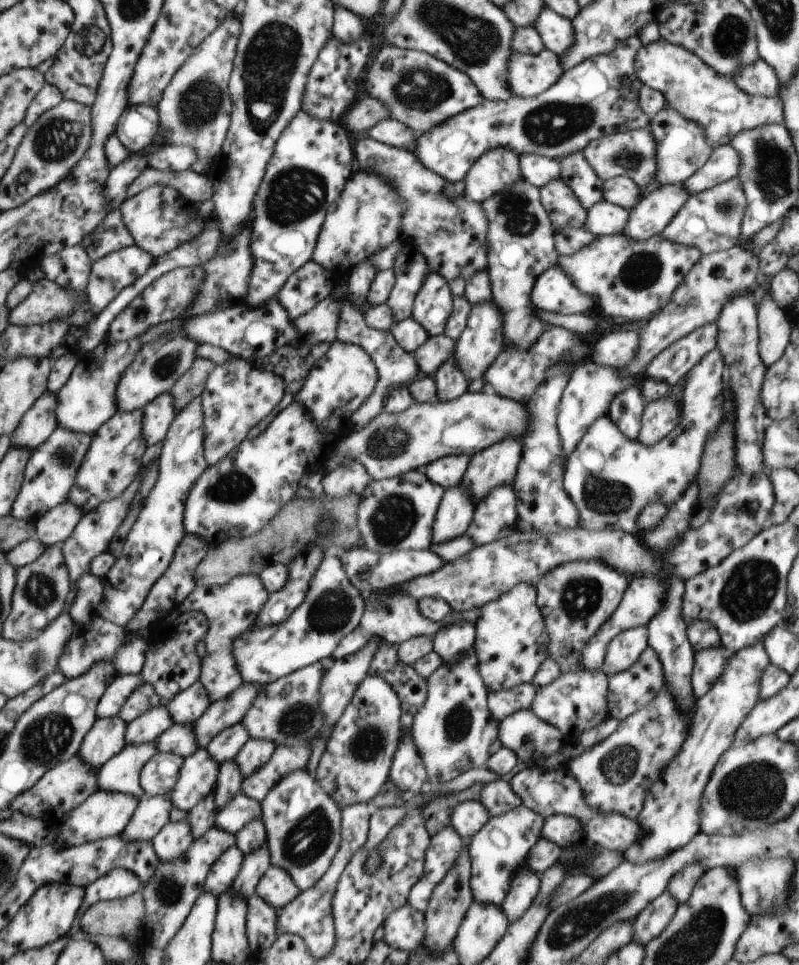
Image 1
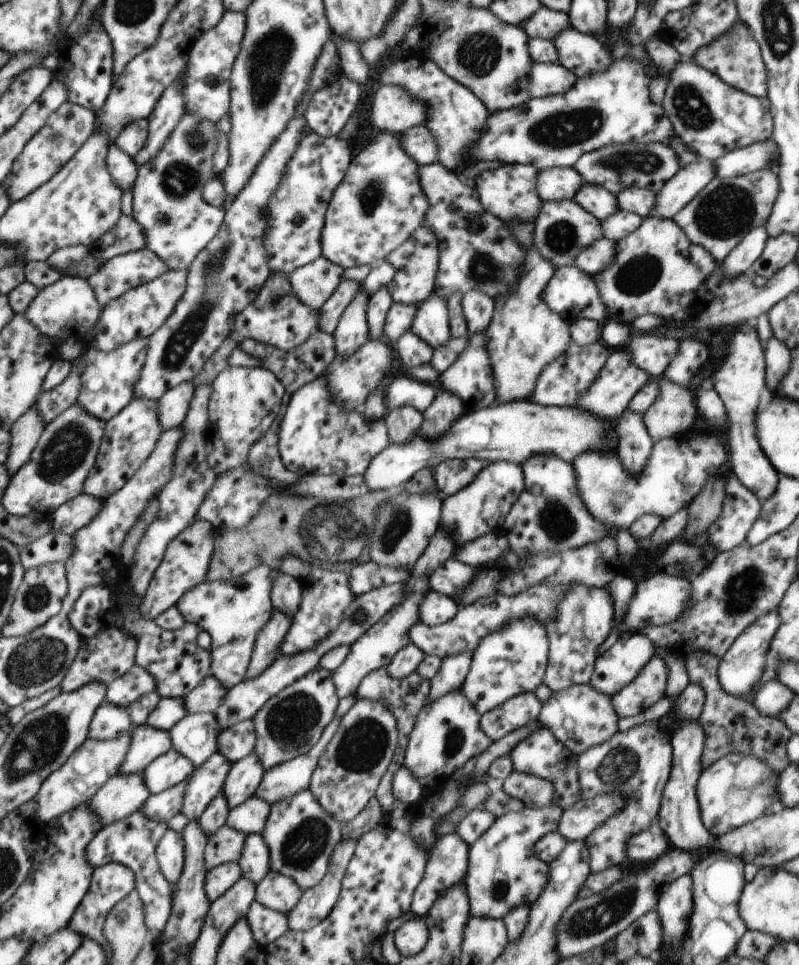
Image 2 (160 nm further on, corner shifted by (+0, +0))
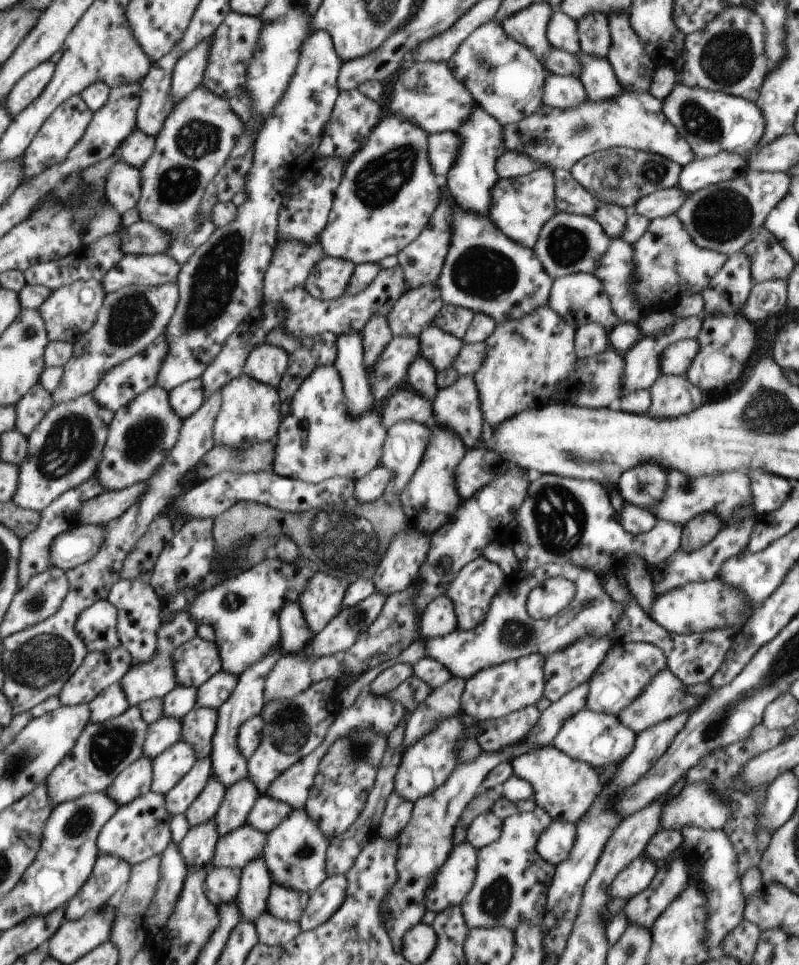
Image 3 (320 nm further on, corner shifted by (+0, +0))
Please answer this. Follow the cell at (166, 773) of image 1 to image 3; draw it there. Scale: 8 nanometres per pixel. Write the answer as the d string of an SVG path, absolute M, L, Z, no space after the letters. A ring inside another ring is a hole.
M186 741L175 742L153 758L151 790L165 795L197 761L195 750Z

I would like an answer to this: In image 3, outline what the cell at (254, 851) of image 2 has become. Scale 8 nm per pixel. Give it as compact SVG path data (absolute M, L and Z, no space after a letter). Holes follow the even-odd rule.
M263 858L249 862L241 871L237 910L242 920L254 923L267 911L272 879Z

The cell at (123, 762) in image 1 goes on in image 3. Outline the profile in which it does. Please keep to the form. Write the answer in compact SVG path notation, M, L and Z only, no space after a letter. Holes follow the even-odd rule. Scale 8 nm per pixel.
M162 716L147 728L147 735L143 744L143 755L154 758L175 742L182 740L181 728L183 720Z

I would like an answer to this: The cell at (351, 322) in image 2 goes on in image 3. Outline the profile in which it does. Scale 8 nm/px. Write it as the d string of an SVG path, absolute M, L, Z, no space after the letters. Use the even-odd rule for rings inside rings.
M360 334L337 337L337 359L333 362L341 372L345 405L352 418L372 411L376 404L363 363L361 338Z

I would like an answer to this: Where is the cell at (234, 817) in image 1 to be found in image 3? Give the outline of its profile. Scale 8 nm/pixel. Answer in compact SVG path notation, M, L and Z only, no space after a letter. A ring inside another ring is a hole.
M266 794L260 795L247 818L247 824L259 831L269 833L274 830L294 809L281 800Z

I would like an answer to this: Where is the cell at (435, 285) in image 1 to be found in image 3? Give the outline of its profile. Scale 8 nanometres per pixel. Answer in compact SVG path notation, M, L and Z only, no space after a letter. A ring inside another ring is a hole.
M432 325L423 330L418 338L419 354L435 368L435 372L452 370L453 362L462 350L463 339Z

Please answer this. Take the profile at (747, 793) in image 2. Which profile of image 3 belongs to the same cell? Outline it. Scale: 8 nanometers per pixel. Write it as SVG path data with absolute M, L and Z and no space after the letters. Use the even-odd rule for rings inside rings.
M686 786L678 798L664 804L660 814L660 828L658 830L680 830L682 826L698 826L698 828L722 828L731 816L729 803L720 804L708 786ZM712 798L712 800L710 800ZM728 808L728 810L726 810ZM666 818L666 820L664 820Z

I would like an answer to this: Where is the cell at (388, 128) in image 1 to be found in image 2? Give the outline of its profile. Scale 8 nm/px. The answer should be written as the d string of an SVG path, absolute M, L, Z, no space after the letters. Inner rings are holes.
M419 126L398 133L403 149L419 164L431 165L437 162L438 143L430 129Z

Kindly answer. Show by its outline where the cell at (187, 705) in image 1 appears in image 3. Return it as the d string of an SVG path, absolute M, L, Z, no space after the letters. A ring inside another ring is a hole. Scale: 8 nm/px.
M224 670L217 672L212 678L199 686L196 706L218 709L228 700L238 681L235 674Z

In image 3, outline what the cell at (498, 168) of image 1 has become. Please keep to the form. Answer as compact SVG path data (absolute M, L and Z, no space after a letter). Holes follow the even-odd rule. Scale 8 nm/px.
M542 168L524 176L498 179L492 190L493 203L488 214L489 219L510 240L533 250L542 225L546 224L558 212L555 203L553 172Z

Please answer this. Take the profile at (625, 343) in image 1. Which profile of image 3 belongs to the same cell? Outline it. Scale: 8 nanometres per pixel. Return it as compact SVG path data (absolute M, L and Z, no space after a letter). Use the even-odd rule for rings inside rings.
M688 338L668 345L662 353L660 364L664 375L684 375L699 353L696 338Z

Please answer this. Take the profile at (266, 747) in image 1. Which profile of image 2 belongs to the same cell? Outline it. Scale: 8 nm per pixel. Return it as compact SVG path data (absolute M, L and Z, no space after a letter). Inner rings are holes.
M254 752L237 763L229 764L223 784L223 795L226 797L229 810L235 809L254 796L264 773L264 767Z

